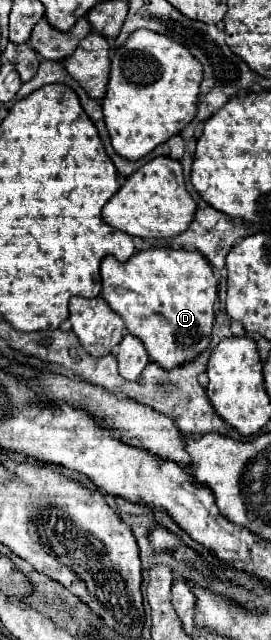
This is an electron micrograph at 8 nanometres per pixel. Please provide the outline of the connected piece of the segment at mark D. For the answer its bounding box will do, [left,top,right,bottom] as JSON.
[102,248,218,368]

